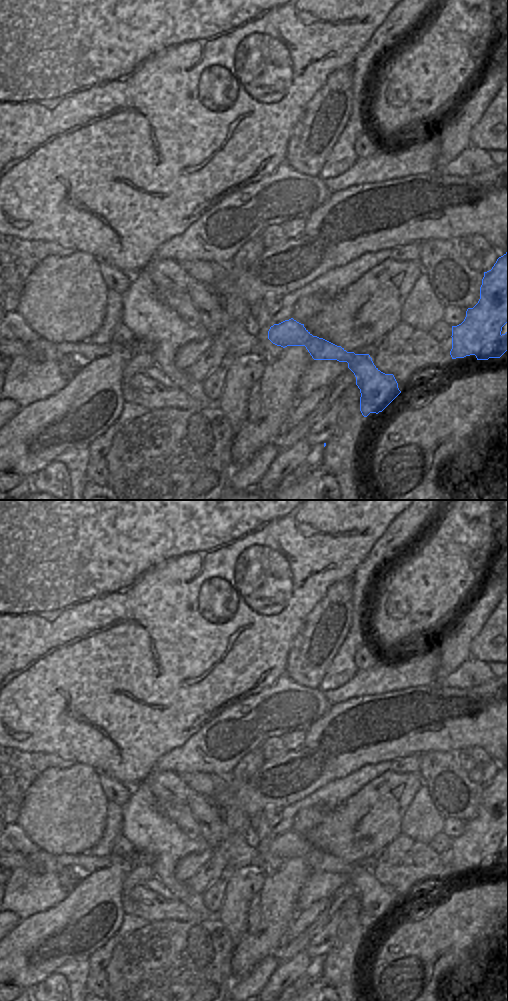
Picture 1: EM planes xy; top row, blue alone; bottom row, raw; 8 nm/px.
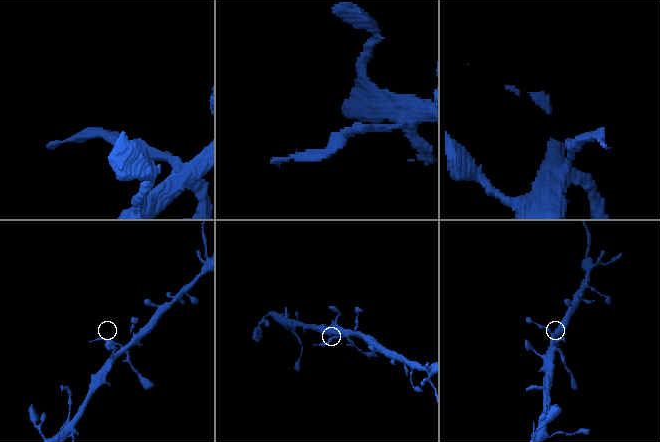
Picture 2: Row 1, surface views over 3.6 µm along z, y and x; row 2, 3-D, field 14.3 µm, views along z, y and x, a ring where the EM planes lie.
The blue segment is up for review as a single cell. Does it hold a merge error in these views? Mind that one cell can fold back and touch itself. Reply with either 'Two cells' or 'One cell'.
Two cells.

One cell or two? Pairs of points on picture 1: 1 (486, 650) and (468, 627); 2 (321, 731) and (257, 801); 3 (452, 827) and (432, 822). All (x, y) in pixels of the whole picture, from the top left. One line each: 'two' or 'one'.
1: two
2: one
3: two

